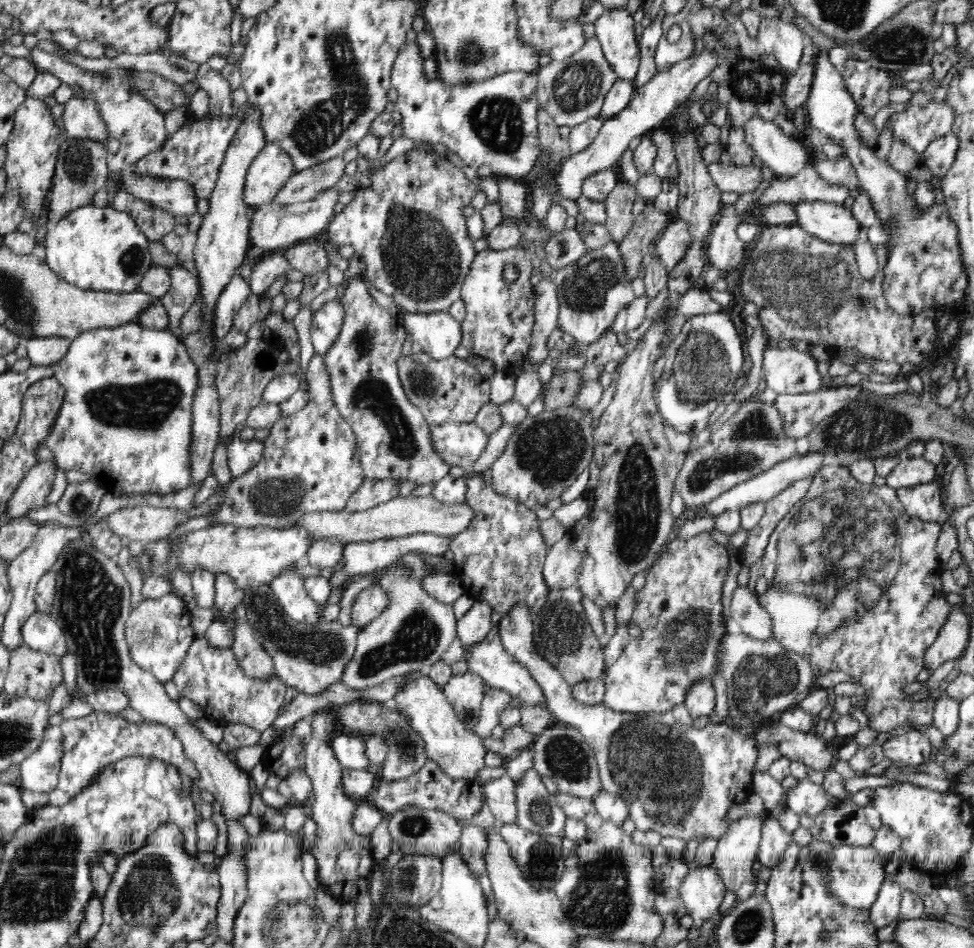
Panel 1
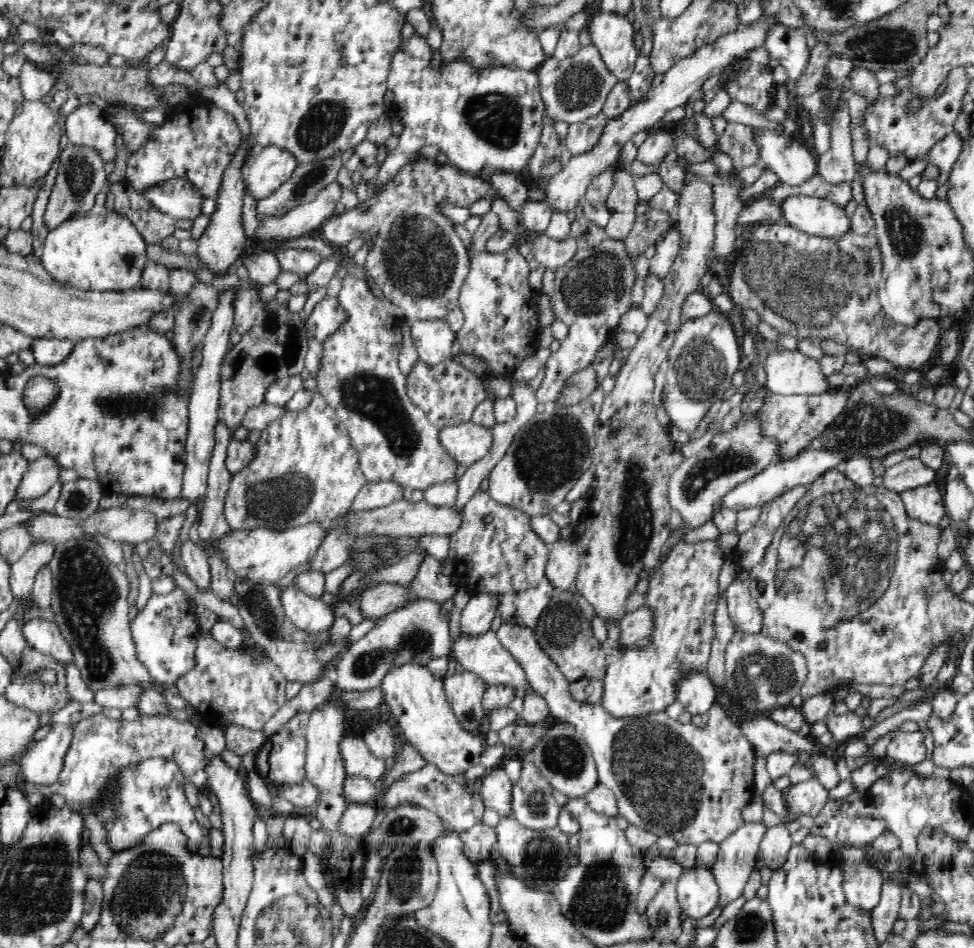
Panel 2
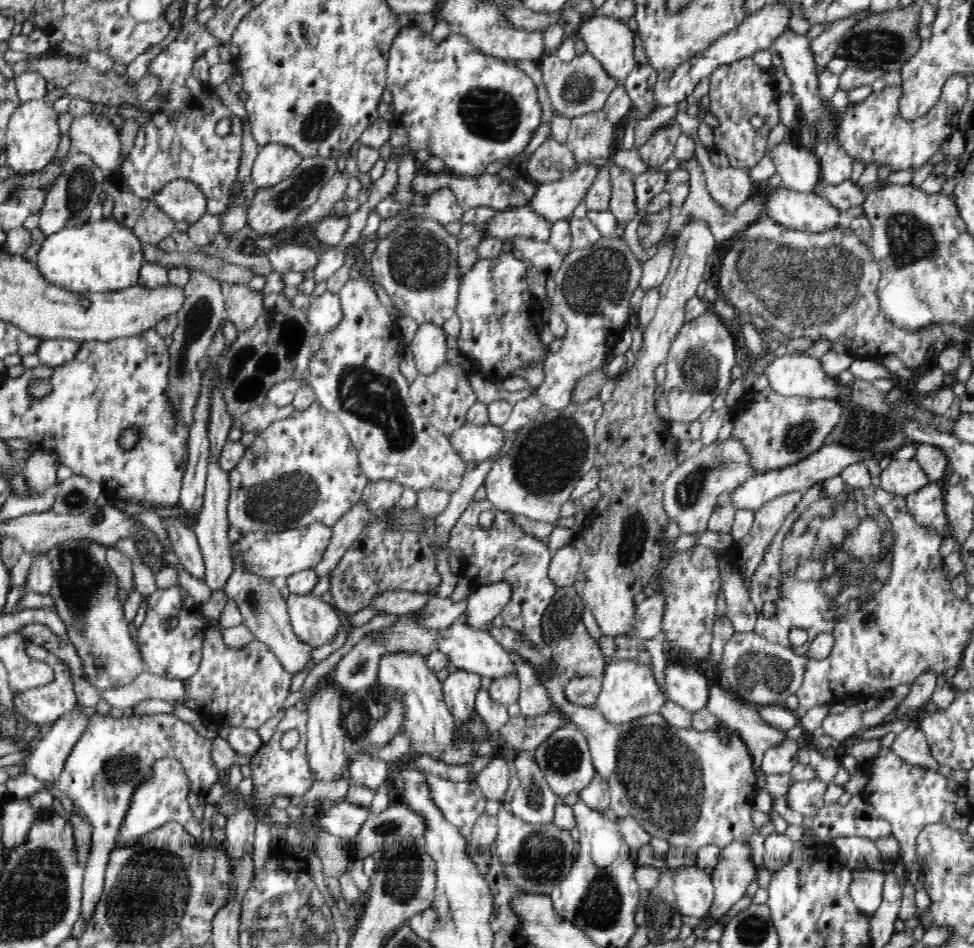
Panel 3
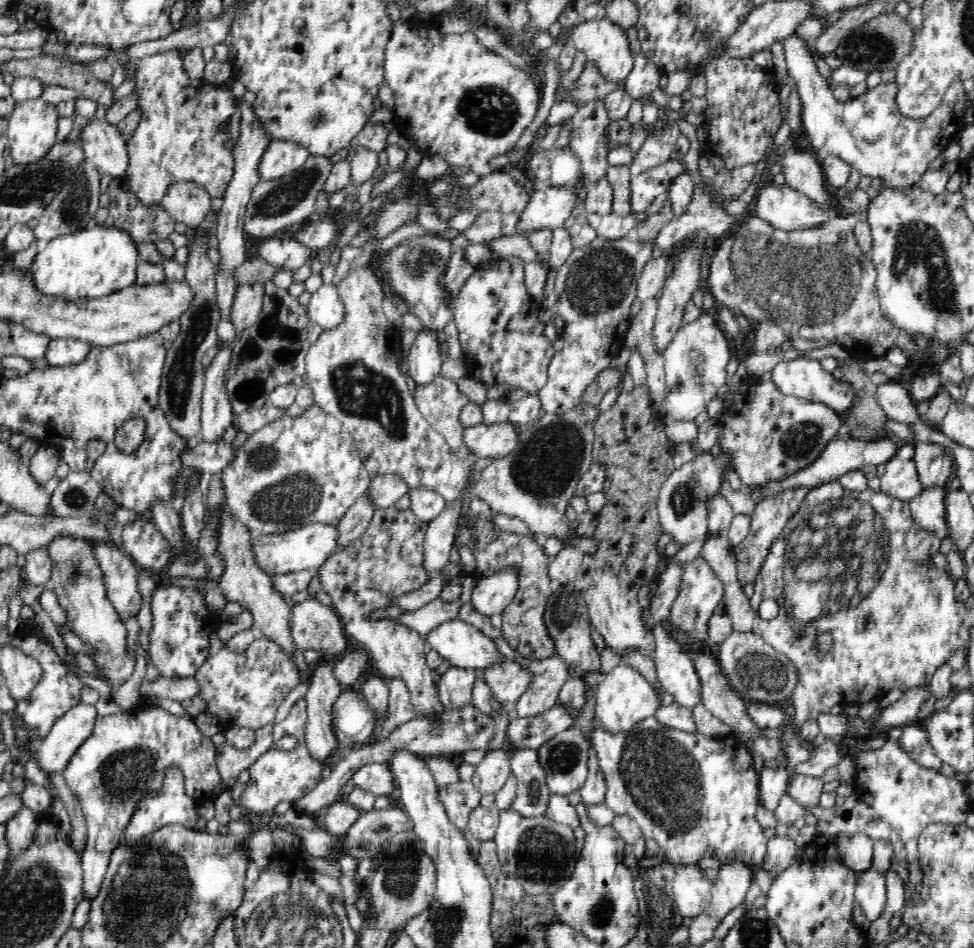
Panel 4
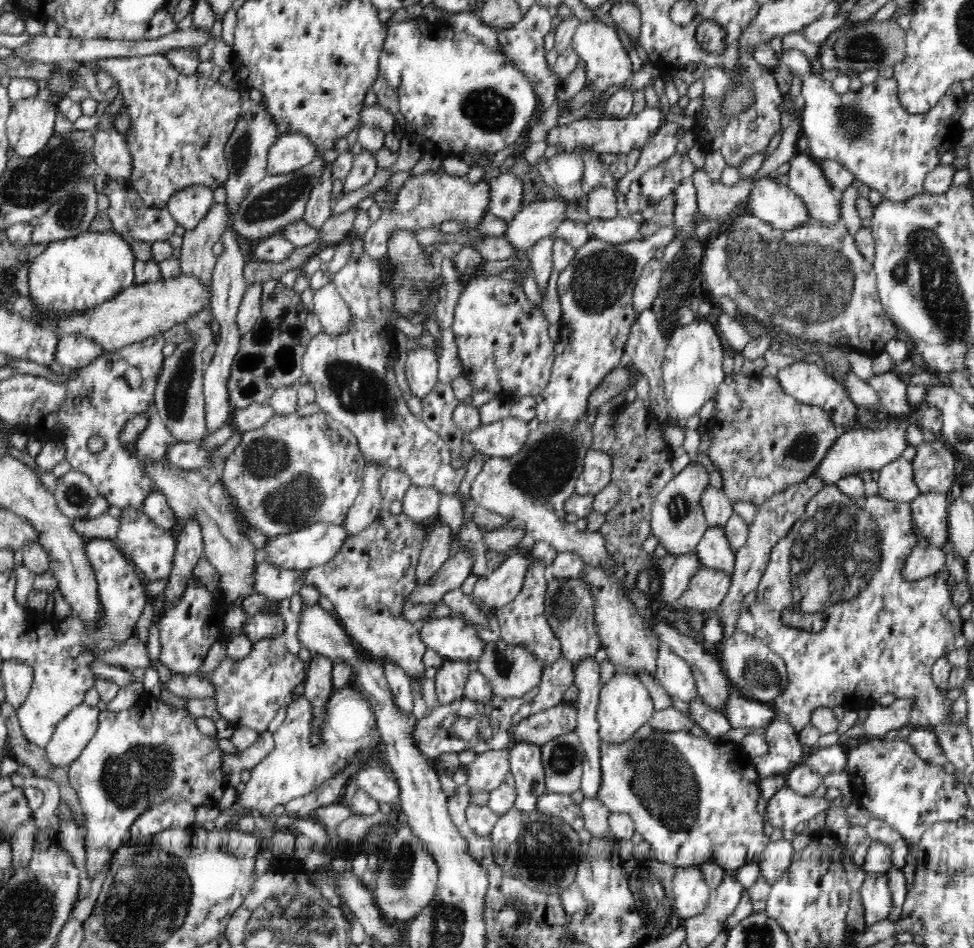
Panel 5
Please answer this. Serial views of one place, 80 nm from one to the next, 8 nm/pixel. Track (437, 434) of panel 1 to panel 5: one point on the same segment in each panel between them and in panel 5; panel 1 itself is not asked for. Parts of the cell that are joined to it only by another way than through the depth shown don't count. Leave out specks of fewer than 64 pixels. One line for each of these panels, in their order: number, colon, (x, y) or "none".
2: (467, 442)
3: (472, 442)
4: (484, 440)
5: (504, 438)

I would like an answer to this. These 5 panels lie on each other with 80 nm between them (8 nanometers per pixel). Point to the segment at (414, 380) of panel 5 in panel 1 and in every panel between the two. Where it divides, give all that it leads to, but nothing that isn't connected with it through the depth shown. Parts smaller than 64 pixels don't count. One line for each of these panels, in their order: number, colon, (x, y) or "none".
1: (438, 333)
2: (433, 339)
3: (429, 347)
4: (425, 360)

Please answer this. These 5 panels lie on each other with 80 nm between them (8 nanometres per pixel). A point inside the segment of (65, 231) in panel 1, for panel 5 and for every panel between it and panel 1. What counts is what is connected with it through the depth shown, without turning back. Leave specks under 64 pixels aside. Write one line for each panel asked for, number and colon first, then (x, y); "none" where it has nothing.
2: (105, 252)
3: (104, 256)
4: (97, 261)
5: (72, 274)

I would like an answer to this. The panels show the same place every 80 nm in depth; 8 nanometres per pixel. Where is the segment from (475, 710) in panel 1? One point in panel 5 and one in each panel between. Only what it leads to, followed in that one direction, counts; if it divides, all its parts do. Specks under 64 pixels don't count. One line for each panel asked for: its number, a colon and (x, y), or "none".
2: (464, 691)
3: (459, 689)
4: (455, 687)
5: (451, 678)

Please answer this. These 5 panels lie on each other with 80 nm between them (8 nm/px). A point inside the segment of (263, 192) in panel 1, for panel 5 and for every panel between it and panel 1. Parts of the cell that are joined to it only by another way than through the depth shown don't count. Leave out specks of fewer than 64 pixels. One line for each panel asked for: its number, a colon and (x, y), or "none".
2: (271, 166)
3: (274, 162)
4: (280, 157)
5: (289, 153)

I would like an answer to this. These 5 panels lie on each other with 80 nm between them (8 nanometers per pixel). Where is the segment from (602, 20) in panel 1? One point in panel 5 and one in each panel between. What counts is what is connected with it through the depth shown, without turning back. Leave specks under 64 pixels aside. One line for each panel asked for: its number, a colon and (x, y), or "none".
2: (611, 33)
3: (610, 41)
4: (605, 43)
5: (608, 66)

